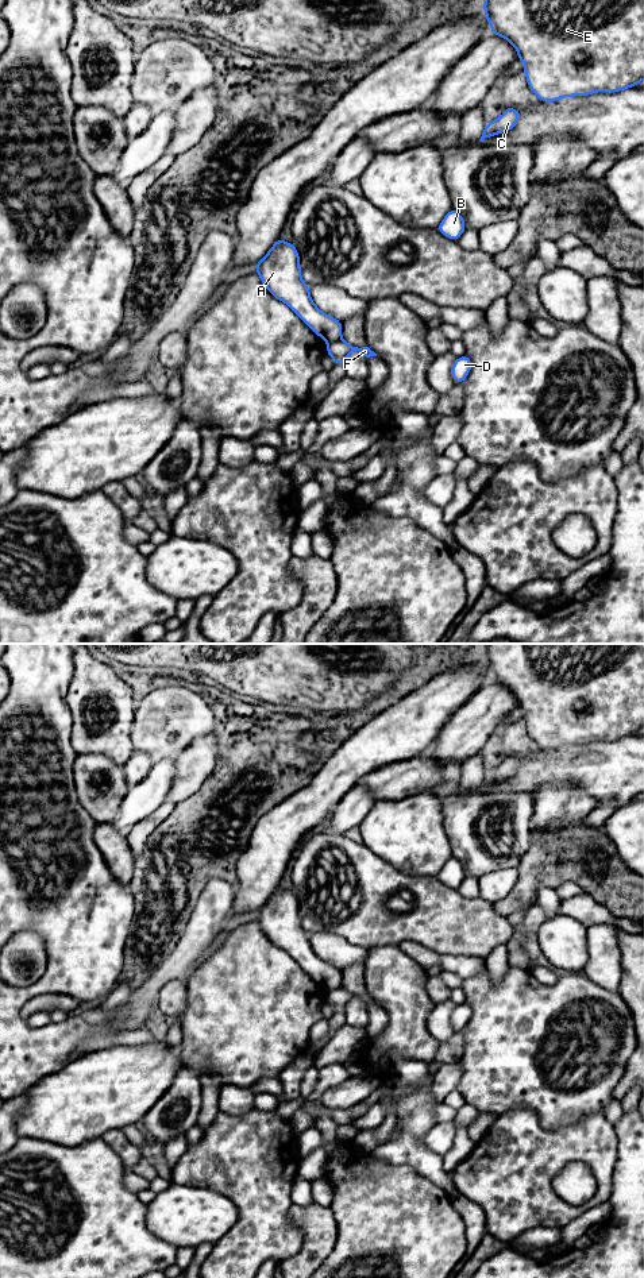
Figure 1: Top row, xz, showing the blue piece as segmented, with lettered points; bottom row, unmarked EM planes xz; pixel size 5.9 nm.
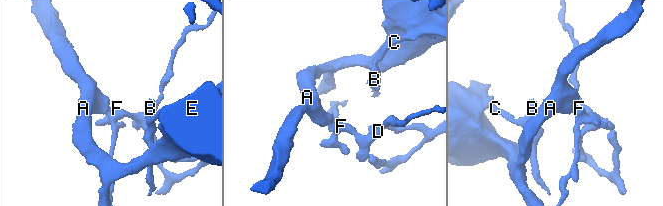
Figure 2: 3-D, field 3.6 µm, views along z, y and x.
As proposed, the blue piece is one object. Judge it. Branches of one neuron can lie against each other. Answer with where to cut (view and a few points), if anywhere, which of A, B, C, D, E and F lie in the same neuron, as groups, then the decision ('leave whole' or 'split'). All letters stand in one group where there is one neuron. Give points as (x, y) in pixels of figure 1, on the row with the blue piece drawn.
cut xz (340, 338), (328, 343); groups A E / B C D F; split

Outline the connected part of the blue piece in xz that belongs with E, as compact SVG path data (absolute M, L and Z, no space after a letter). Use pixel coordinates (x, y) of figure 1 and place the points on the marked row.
M485 0L483 5L491 32L514 46L528 85L541 101L620 92L644 80L644 0Z

